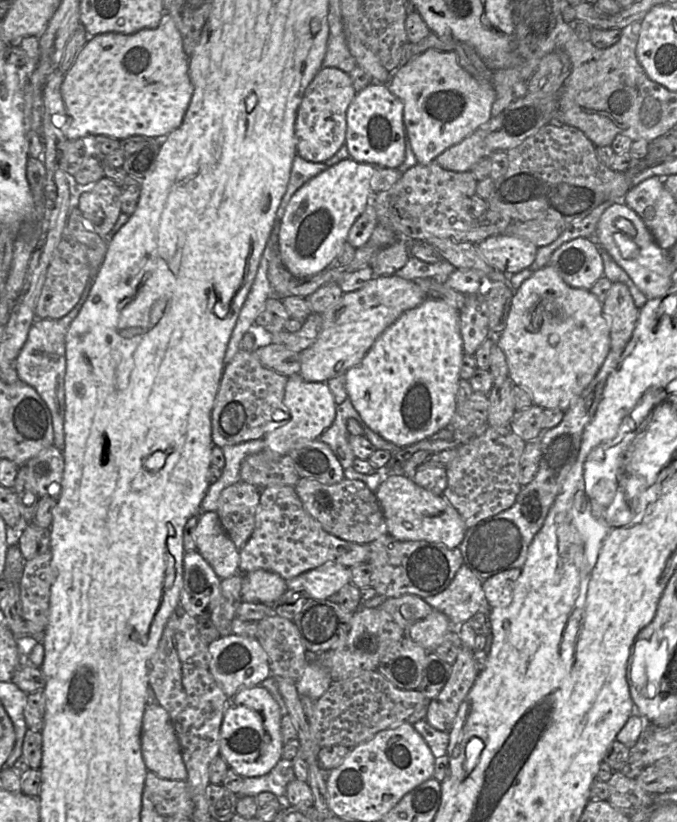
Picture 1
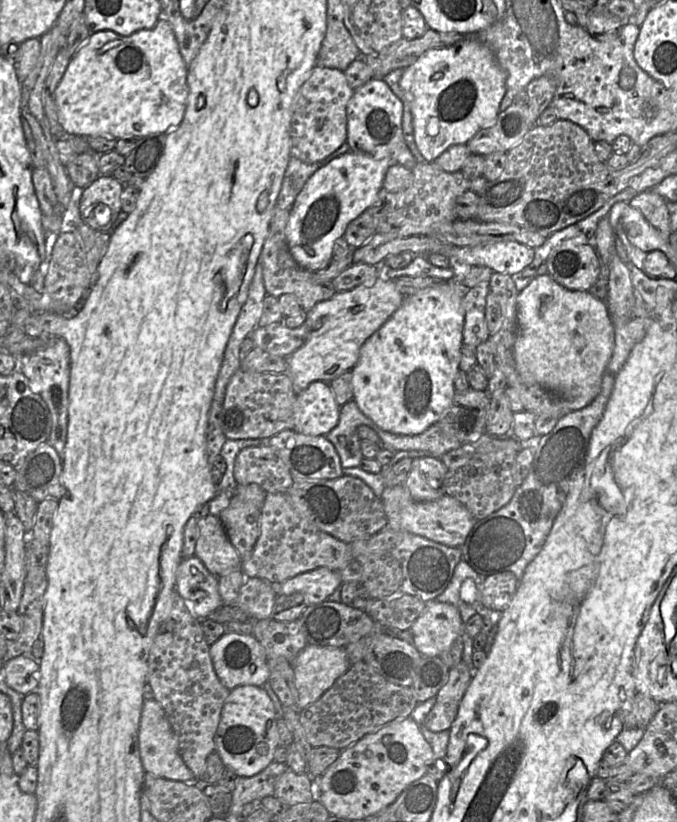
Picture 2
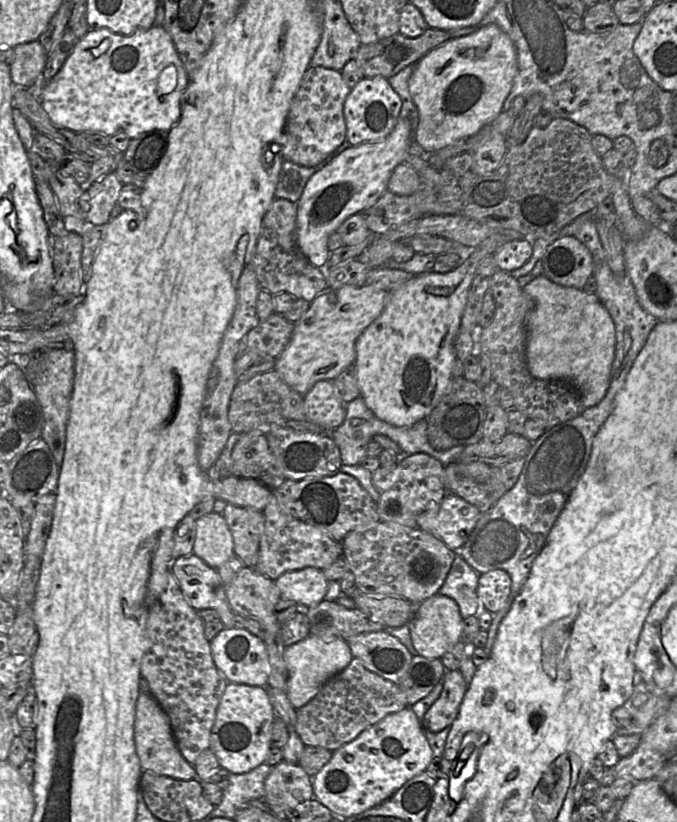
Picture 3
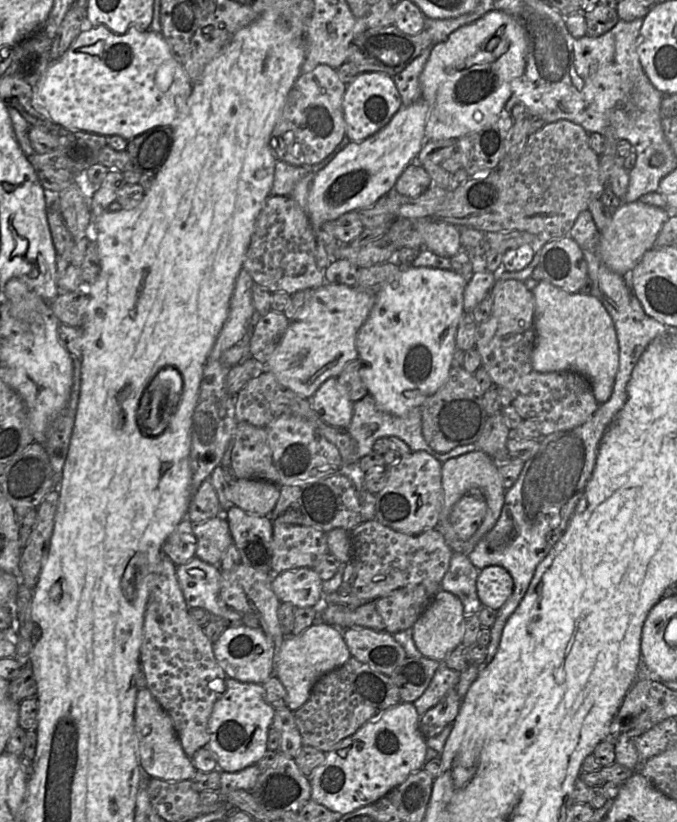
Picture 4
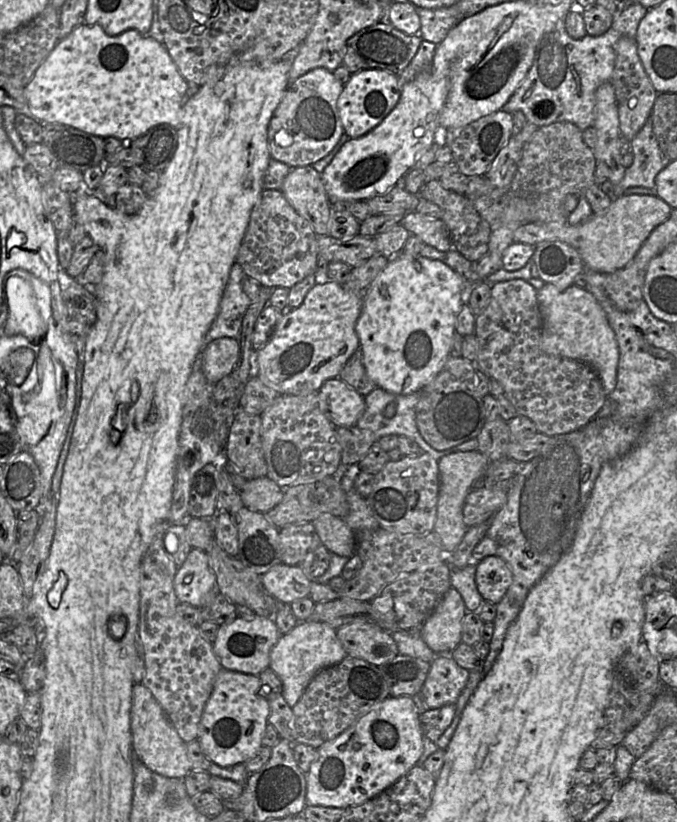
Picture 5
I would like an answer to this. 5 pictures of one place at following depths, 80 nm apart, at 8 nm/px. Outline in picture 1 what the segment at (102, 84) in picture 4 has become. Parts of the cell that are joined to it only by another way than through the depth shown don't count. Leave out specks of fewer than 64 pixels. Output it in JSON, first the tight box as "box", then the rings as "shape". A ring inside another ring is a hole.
{"box":[61,12,193,140],"shape":[[[164,12],[159,25],[154,29],[141,29],[132,34],[104,33],[90,36],[77,56],[72,67],[64,75],[61,85],[61,94],[67,108],[67,122],[65,136],[68,140],[76,140],[83,137],[109,136],[123,140],[131,136],[161,137],[169,136],[183,123],[193,95],[193,84],[190,78],[190,56],[183,48],[183,41],[173,17],[169,12]]]}

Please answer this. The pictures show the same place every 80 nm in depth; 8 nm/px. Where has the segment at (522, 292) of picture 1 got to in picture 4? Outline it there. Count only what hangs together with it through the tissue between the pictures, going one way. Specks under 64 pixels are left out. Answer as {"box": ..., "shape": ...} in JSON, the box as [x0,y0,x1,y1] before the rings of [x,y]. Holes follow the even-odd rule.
{"box":[532,280,619,404],"shape":[[[545,280],[538,282],[532,294],[535,299],[533,369],[540,373],[578,373],[589,382],[595,400],[603,404],[612,394],[619,365],[619,345],[610,314],[592,294],[566,292]]]}

